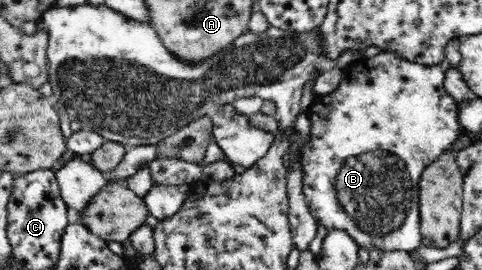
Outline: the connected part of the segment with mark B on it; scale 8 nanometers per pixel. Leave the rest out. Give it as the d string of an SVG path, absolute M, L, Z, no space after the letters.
M453 38L444 47L444 60L436 65L418 64L408 61L395 52L389 50L380 52L372 57L362 57L349 65L343 73L343 79L339 87L328 95L319 95L311 102L306 113L311 122L310 140L301 146L299 154L299 163L303 170L302 190L306 197L310 211L314 211L316 221L328 231L340 231L348 233L356 242L359 248L370 251L370 248L380 249L380 252L402 251L408 254L420 248L422 243L421 235L421 215L420 205L418 204L418 184L422 172L435 160L438 160L442 154L448 151L448 148L460 138L461 131L464 131L462 125L458 123L458 103L456 99L444 90L444 77L446 71L458 66L461 60L459 49L459 38Z

